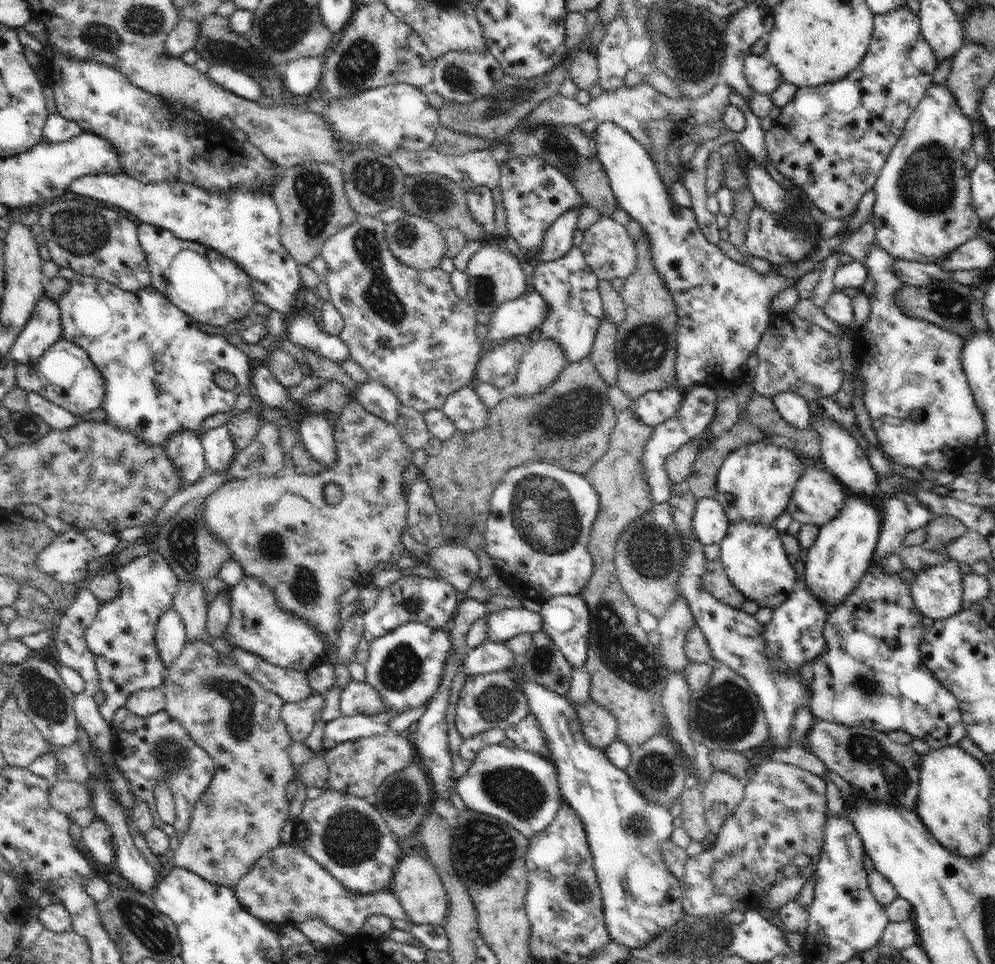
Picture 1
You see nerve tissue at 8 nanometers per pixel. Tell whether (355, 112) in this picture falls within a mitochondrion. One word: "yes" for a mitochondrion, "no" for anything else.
yes

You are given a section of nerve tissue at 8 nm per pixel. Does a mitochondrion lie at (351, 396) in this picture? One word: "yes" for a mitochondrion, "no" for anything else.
no

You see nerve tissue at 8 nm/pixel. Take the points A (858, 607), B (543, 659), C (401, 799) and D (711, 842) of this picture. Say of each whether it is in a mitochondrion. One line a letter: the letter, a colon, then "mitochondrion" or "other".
A: other
B: mitochondrion
C: mitochondrion
D: other

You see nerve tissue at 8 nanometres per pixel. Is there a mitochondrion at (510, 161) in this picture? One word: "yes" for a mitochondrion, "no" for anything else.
no

